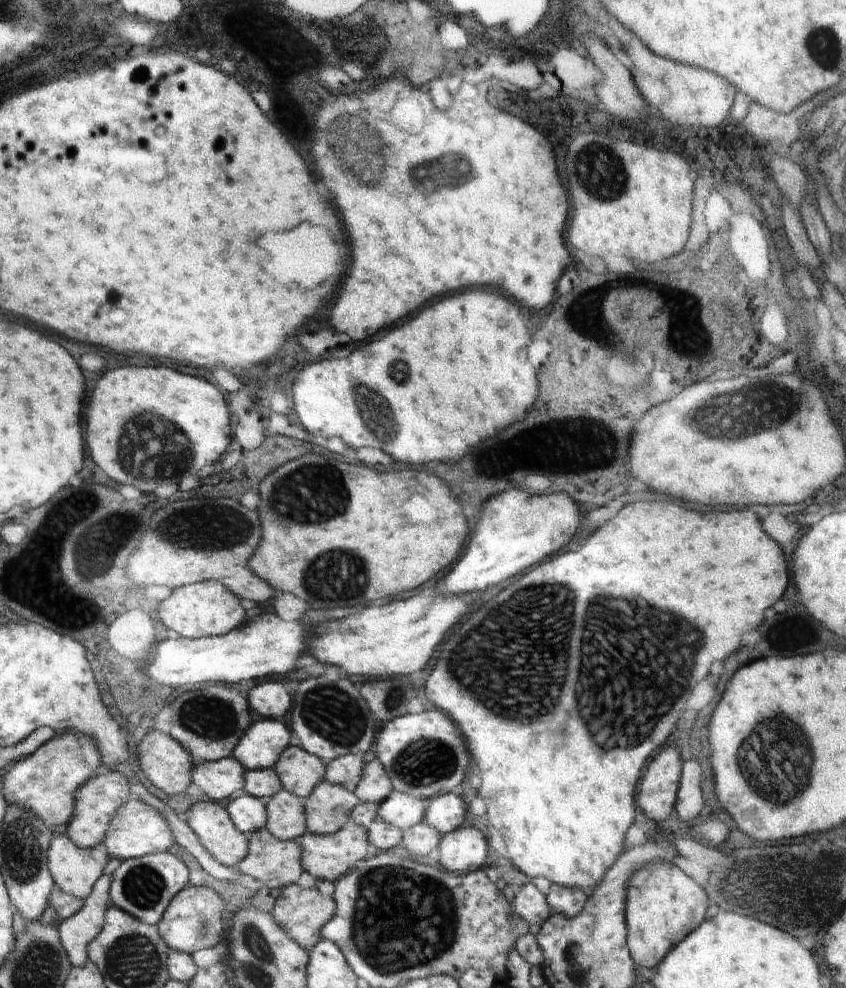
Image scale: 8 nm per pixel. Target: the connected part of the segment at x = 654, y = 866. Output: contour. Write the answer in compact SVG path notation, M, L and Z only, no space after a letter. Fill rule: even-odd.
M654 860L648 864L650 866L642 866L642 870L634 872L624 908L628 924L627 947L637 968L656 968L672 946L702 924L710 906L706 892L678 866L666 860Z

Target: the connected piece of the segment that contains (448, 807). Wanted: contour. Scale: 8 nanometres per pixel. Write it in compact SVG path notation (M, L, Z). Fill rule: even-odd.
M446 793L428 801L424 814L424 822L441 835L456 830L465 822L464 816L468 807L464 797L454 793Z

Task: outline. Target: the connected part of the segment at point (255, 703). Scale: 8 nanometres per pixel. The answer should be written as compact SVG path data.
M276 680L254 686L246 698L251 712L256 713L260 719L282 718L291 710L294 699L290 698L282 683Z

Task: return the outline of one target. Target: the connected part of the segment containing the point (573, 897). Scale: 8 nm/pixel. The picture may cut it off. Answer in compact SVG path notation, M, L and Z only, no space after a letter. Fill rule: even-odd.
M552 883L550 890L545 895L546 904L554 914L564 914L566 918L576 918L580 910L584 908L587 896L580 888L570 886L558 886Z

